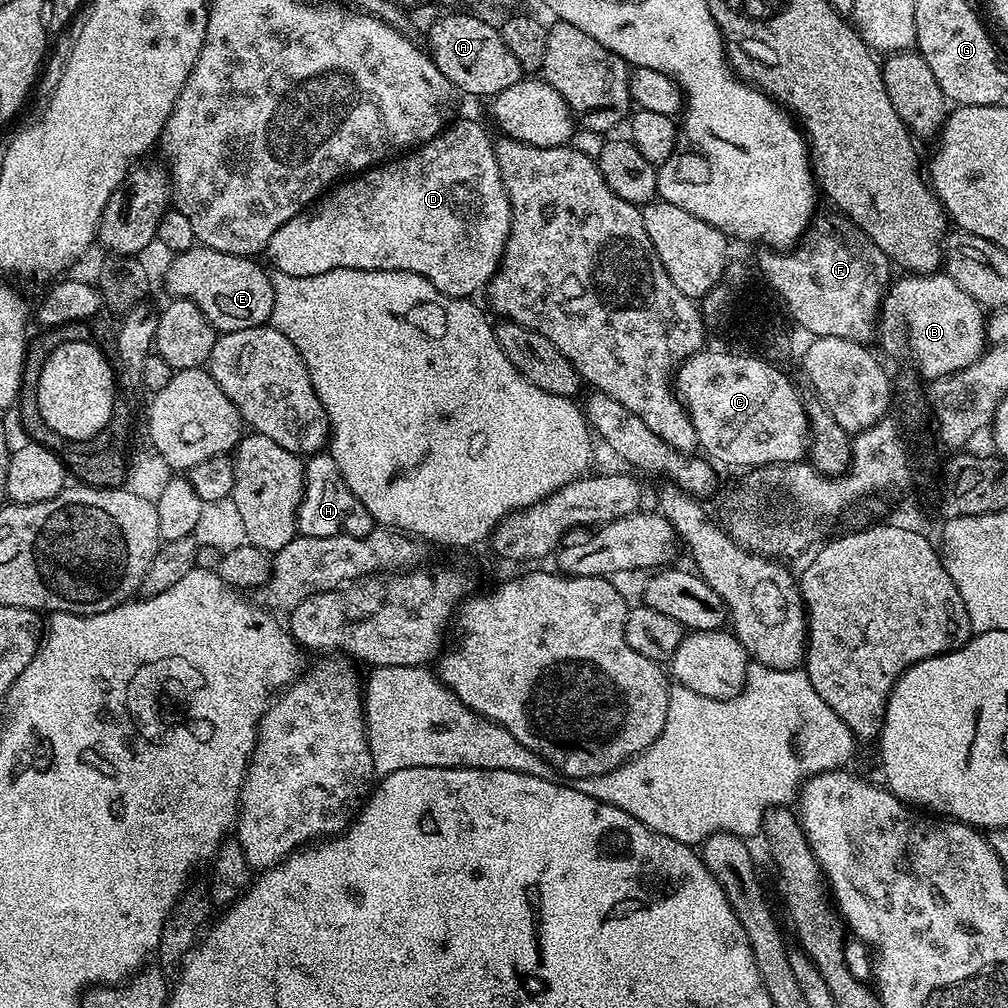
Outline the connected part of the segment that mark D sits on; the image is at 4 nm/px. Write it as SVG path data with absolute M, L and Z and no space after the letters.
M460 120L449 123L432 140L428 140L419 148L413 148L399 158L389 159L387 162L368 168L343 182L337 183L327 194L320 197L318 203L305 208L290 222L285 222L274 230L274 238L270 238L266 249L266 256L272 259L272 268L282 274L290 274L294 278L310 278L314 274L326 274L339 268L353 268L354 270L398 270L399 272L413 272L426 278L436 289L447 296L461 298L475 297L475 292L487 289L488 282L495 272L500 269L500 260L504 257L504 247L510 234L512 211L506 190L502 186L502 178L498 170L498 158L493 137L488 137L488 132L476 120Z

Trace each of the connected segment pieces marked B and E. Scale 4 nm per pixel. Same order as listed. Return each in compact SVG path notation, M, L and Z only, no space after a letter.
M937 270L931 274L904 274L887 285L880 306L878 340L888 352L908 348L915 371L931 382L970 366L986 351L986 312L954 278Z
M197 246L171 257L164 272L168 296L178 300L193 300L206 314L217 333L265 327L274 310L274 286L271 275L255 259L234 254L222 254L213 248Z

